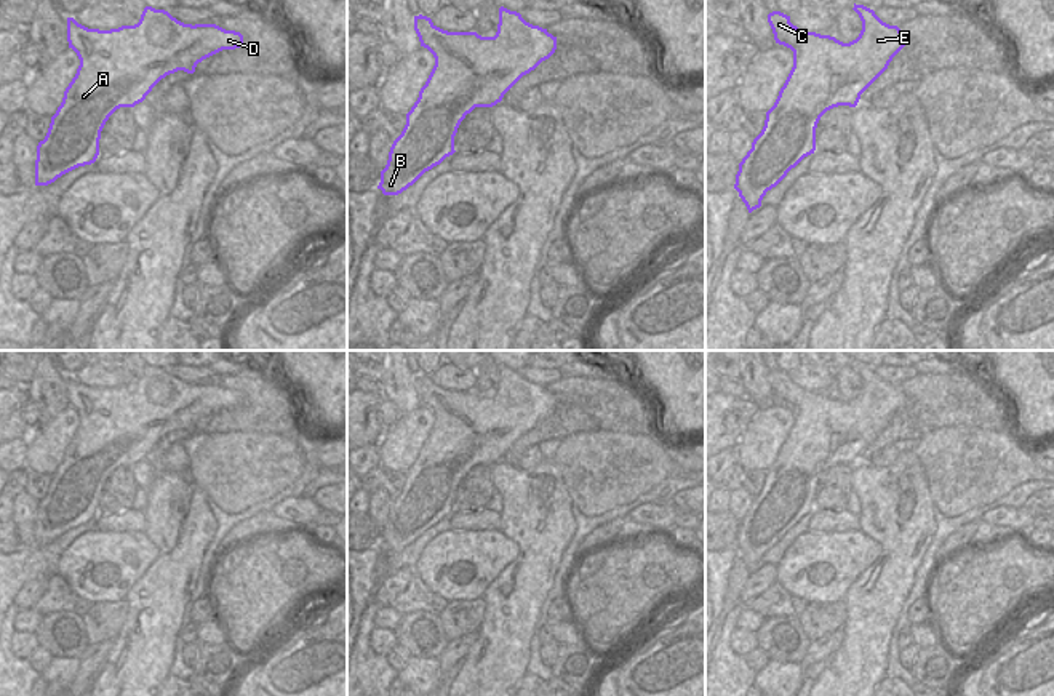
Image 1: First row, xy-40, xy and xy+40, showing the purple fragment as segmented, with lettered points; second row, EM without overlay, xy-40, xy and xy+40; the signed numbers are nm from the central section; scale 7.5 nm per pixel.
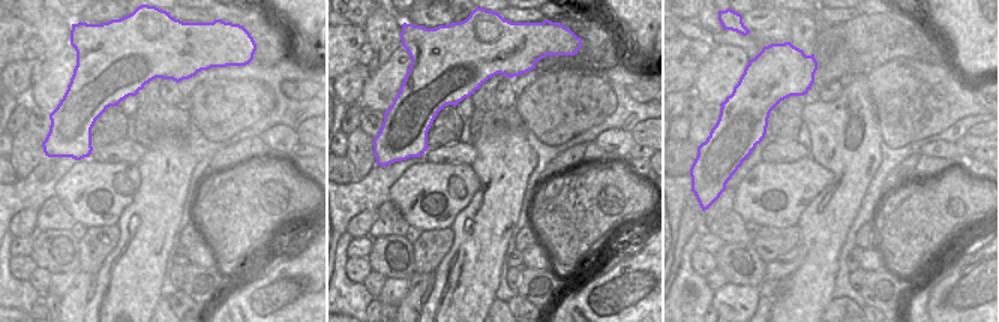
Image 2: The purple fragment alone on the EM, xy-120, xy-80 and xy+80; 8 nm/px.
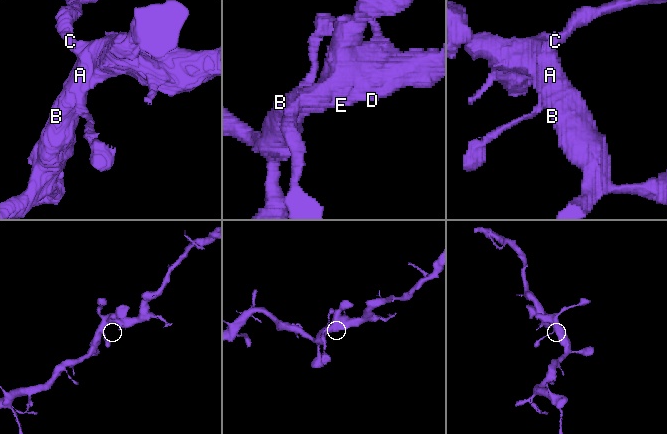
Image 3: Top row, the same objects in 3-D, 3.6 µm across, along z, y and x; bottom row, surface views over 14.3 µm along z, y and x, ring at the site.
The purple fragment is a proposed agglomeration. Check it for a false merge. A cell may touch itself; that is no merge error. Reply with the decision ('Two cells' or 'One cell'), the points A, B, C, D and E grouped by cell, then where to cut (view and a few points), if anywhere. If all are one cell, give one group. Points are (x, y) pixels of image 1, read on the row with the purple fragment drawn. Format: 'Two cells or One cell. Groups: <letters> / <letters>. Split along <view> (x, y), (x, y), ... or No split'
One cell. Groups: A B C D E. No split

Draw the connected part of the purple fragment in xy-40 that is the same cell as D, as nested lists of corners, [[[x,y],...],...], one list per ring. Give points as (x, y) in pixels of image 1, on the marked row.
[[[146,6],[134,26],[99,30],[67,18],[67,42],[80,66],[64,91],[48,133],[37,146],[35,186],[48,186],[62,174],[96,162],[101,131],[109,117],[120,107],[142,102],[152,88],[178,70],[194,74],[198,62],[222,51],[243,45],[243,35],[216,24],[184,24],[165,10]]]

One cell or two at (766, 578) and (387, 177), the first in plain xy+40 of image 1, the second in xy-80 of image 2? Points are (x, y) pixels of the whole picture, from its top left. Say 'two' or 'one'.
two

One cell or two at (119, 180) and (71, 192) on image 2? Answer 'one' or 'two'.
one

